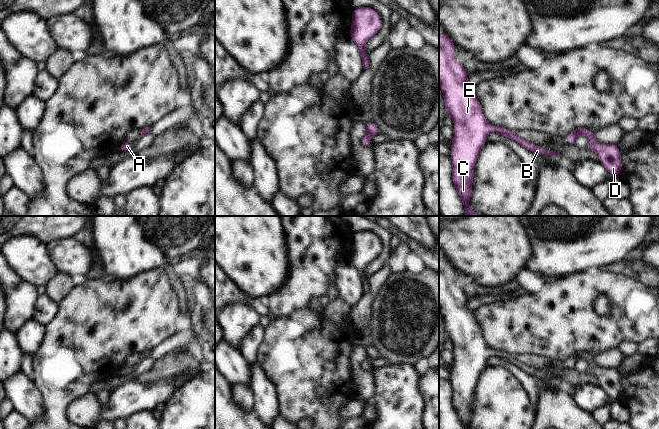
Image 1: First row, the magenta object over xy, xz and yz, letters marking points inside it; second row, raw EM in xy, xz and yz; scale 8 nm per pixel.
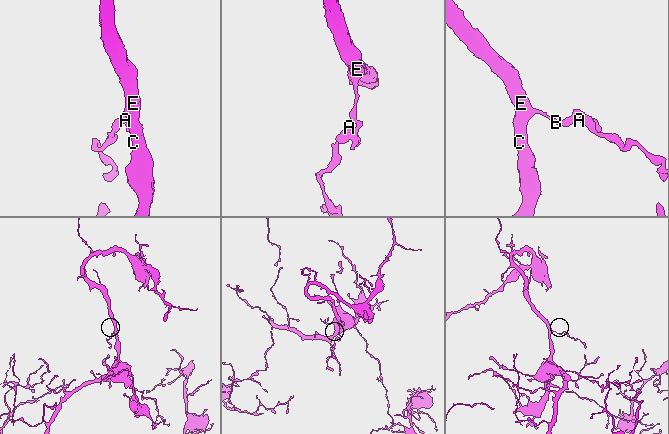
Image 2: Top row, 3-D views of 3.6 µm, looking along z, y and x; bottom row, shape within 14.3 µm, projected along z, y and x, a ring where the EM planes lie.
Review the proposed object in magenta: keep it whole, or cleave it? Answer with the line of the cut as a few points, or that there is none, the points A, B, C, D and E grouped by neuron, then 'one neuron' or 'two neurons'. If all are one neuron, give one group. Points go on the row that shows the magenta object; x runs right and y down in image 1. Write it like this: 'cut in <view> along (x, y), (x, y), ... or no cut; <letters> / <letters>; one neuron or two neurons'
no cut; A B C D E; one neuron

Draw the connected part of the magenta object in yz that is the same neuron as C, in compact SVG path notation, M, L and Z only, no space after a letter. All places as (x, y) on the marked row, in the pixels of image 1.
M446 33L439 35L439 87L442 89L443 96L444 96L444 106L446 108L447 114L452 118L454 122L454 137L452 139L452 145L451 147L451 155L450 158L452 160L452 181L454 183L454 186L463 202L464 208L465 208L465 215L466 216L479 216L476 211L473 208L469 208L468 204L470 202L471 196L472 196L472 181L474 176L474 169L475 164L478 159L478 155L480 150L483 148L484 144L486 143L487 135L490 132L497 132L517 143L519 143L521 146L525 147L529 151L541 156L543 154L547 154L549 156L557 156L560 152L560 148L557 152L553 152L551 150L547 150L543 147L538 147L536 144L531 143L529 141L521 139L516 132L510 131L504 127L498 127L495 125L492 125L487 122L484 113L482 111L482 107L476 97L476 93L474 91L474 88L469 87L467 85L468 81L468 75L466 71L464 70L463 64L458 63L454 59L455 54L455 44L453 41L448 37Z

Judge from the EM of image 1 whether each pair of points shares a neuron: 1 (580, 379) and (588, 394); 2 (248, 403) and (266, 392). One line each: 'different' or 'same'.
1: different
2: different

